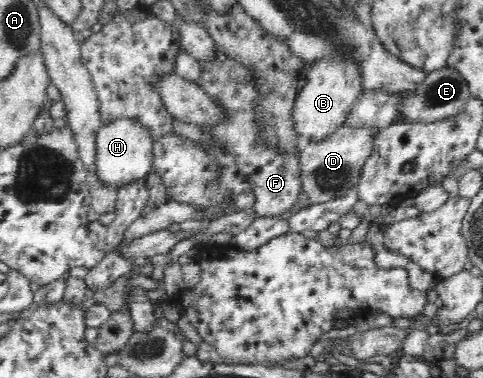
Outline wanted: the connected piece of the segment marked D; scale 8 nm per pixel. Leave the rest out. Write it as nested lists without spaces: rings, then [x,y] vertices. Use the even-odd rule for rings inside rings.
[[[343,125],[331,138],[321,142],[309,141],[303,143],[303,149],[299,156],[300,178],[303,192],[314,206],[341,198],[349,190],[358,188],[363,166],[375,152],[375,138],[380,128],[375,126],[348,127]]]

